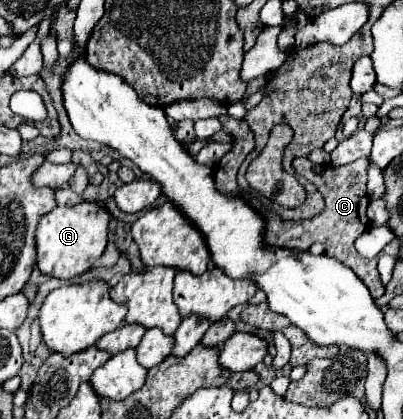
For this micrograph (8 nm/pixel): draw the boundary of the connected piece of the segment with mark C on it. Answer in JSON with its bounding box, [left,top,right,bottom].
[258,157,384,299]

